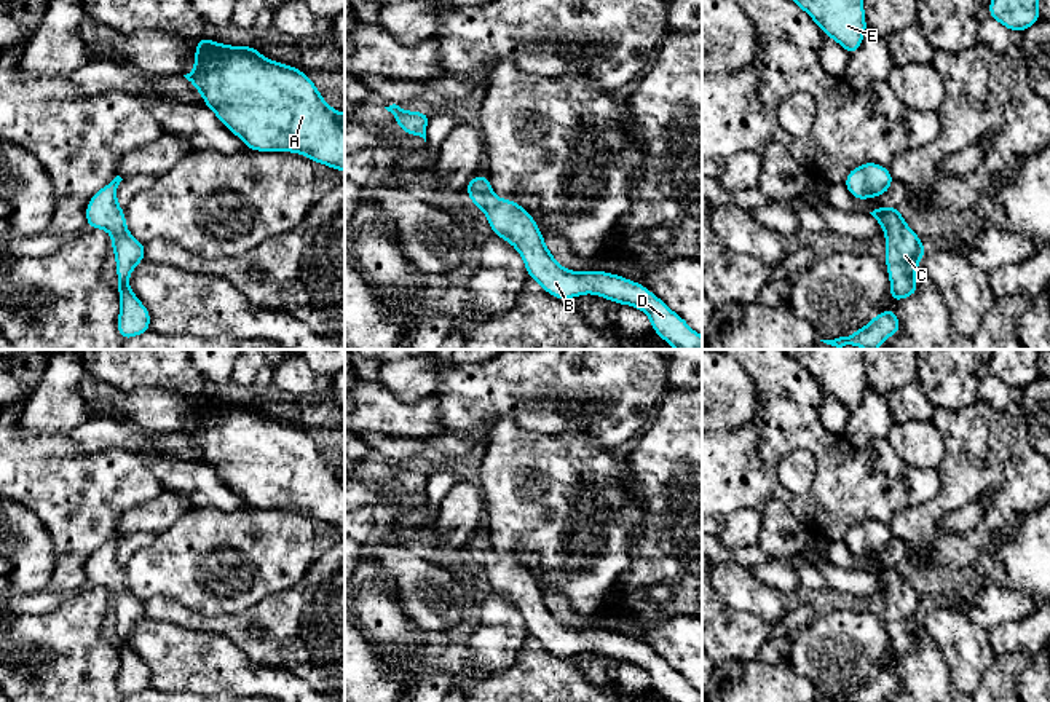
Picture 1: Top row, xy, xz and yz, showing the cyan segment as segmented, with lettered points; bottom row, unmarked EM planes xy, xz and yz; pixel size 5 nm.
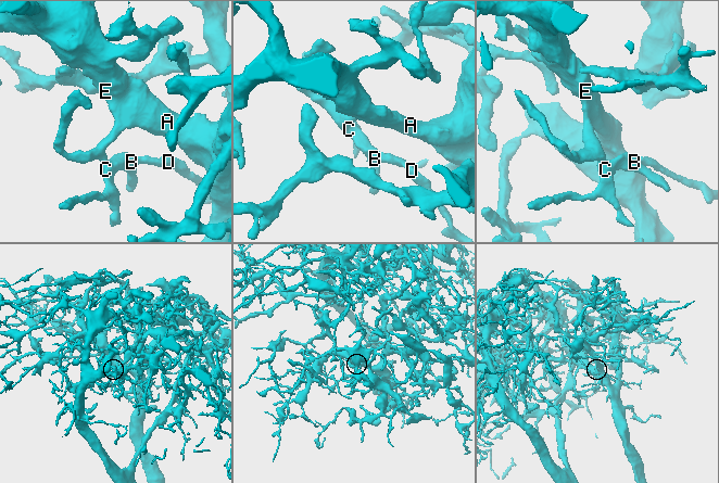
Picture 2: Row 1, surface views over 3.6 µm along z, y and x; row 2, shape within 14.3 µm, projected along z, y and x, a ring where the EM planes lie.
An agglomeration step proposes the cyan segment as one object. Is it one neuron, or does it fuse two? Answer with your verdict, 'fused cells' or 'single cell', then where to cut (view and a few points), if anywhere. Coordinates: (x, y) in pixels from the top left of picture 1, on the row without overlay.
single cell | no cut

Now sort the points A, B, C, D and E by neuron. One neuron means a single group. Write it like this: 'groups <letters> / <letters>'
groups A B C D E

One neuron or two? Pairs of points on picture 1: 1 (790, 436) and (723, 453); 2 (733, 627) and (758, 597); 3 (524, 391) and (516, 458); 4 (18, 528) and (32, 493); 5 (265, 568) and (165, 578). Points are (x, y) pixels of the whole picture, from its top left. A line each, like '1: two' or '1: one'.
1: one
2: two
3: two
4: two
5: one

